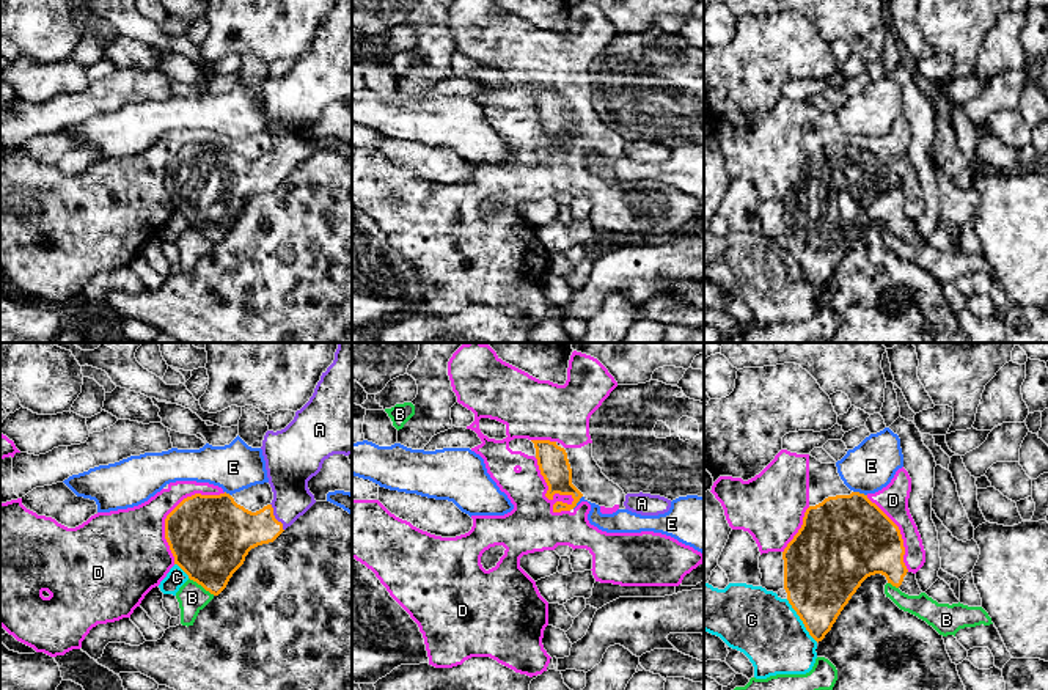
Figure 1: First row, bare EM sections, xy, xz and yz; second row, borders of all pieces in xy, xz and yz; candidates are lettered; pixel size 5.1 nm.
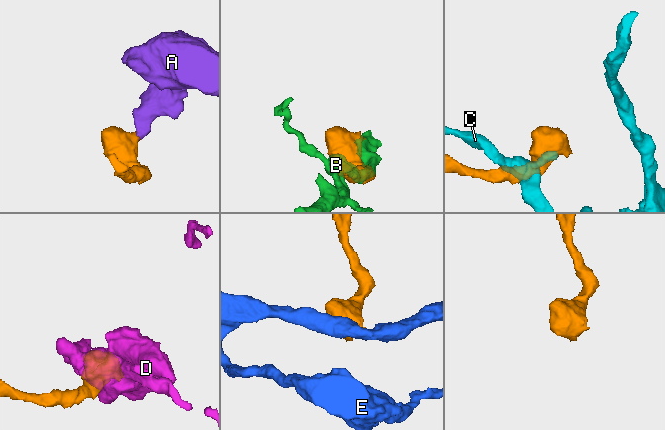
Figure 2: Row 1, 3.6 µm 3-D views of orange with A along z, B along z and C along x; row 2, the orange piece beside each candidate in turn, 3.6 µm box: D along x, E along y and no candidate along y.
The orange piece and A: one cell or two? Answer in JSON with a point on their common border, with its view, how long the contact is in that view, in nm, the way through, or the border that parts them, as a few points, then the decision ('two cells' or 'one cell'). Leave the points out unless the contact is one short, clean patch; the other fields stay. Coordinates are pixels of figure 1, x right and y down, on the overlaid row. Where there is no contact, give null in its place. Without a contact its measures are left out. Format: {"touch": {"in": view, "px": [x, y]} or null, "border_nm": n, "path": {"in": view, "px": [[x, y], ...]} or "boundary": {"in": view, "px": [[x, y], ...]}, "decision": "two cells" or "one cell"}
{"touch": {"in": "xy", "px": [274, 517]}, "border_nm": 160, "path": {"in": "xy", "px": [[228, 532], [258, 528], [274, 517], [288, 503], [288, 472]]}, "decision": "one cell"}

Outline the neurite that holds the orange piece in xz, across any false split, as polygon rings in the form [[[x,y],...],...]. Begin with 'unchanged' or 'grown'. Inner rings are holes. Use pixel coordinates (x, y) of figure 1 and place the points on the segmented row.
unchanged; [[[531,440],[536,448],[536,459],[548,490],[545,497],[553,500],[555,494],[570,495],[570,505],[556,501],[553,512],[570,511],[577,506],[583,494],[572,484],[572,468],[564,448],[550,440]]]

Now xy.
grown; [[[338,343],[335,360],[322,373],[310,401],[284,429],[267,431],[261,450],[273,492],[270,505],[251,512],[226,492],[195,494],[184,498],[165,519],[165,539],[174,564],[214,596],[226,588],[251,549],[273,542],[316,503],[308,481],[321,472],[324,461],[333,454],[352,454],[352,343]]]

